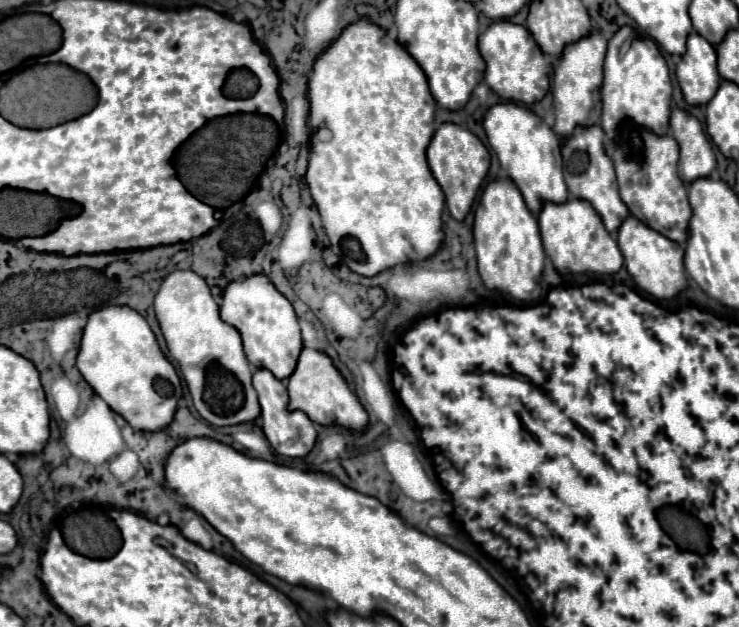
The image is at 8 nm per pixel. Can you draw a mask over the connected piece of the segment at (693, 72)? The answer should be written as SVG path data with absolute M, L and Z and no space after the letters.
M690 33L688 51L676 67L676 77L688 105L706 105L710 95L718 89L720 75L716 71L716 51L698 33Z

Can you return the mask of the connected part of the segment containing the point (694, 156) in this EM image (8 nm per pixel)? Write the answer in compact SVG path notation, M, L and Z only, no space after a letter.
M674 109L670 115L670 135L680 145L678 175L684 185L690 185L690 179L698 179L698 175L710 175L716 169L712 145L696 117L682 109Z

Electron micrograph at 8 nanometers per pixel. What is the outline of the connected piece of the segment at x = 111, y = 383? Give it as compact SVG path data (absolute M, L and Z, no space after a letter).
M104 307L88 317L84 327L84 337L80 343L80 353L76 361L84 379L92 385L96 395L100 395L118 415L122 415L138 431L162 431L174 419L178 409L178 399L182 397L180 377L174 365L164 357L158 347L158 341L148 327L146 319L130 307Z

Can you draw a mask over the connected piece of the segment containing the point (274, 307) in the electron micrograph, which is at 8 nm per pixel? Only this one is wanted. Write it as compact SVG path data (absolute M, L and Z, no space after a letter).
M252 275L244 281L234 281L222 295L220 317L228 325L236 327L242 335L244 353L248 361L258 369L268 369L276 379L288 379L302 351L302 337L292 303L276 291L276 287L264 275Z

